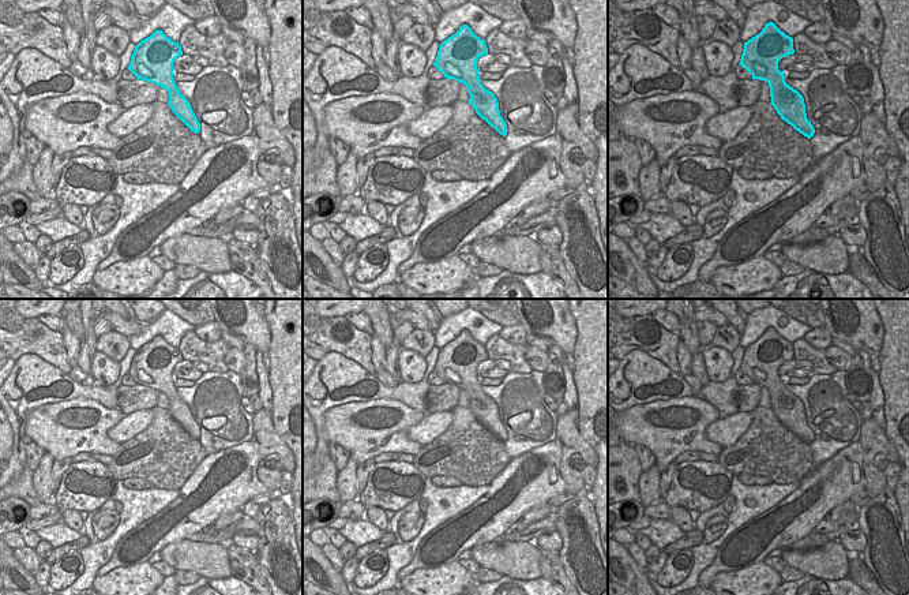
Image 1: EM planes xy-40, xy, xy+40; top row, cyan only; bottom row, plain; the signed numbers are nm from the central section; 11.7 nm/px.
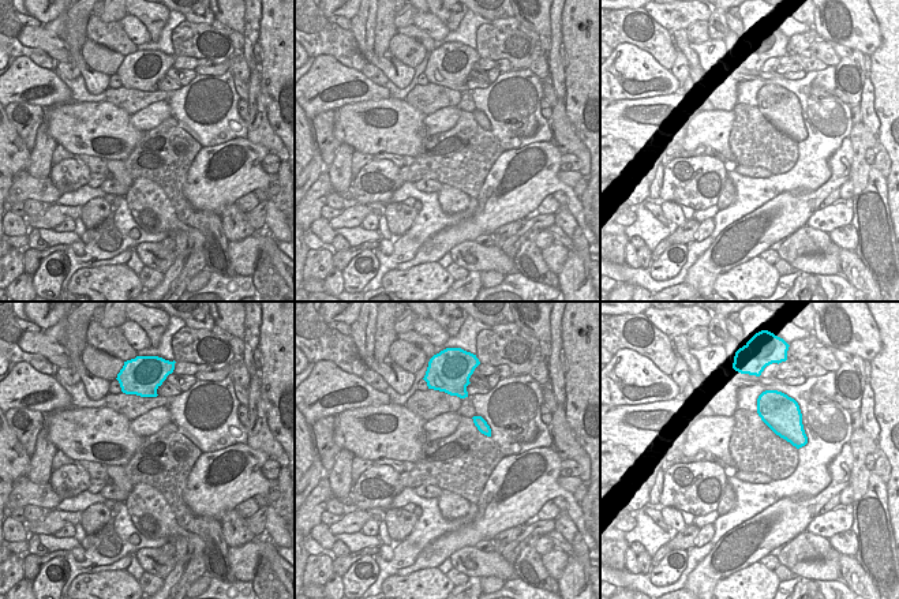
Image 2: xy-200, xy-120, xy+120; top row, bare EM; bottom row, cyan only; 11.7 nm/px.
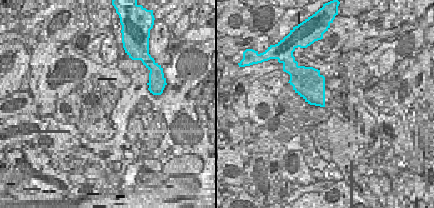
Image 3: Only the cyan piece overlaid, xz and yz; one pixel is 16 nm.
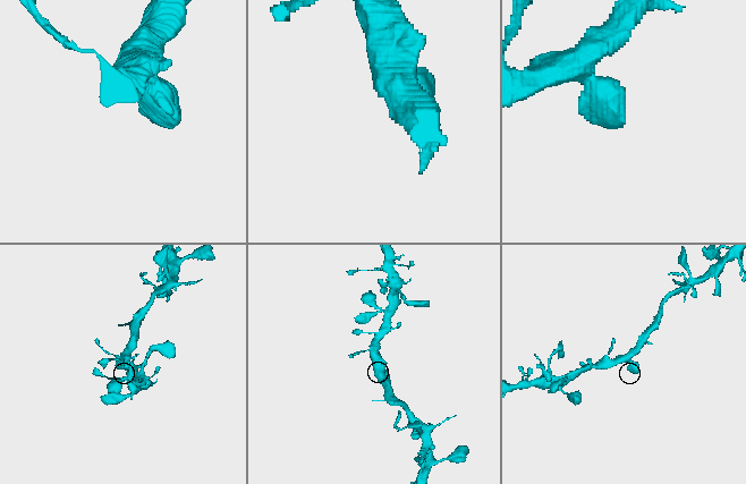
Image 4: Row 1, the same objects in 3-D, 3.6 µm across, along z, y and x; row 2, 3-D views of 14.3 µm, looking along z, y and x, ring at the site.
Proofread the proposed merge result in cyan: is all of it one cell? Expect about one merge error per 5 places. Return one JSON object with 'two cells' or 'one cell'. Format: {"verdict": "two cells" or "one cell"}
{"verdict": "one cell"}

